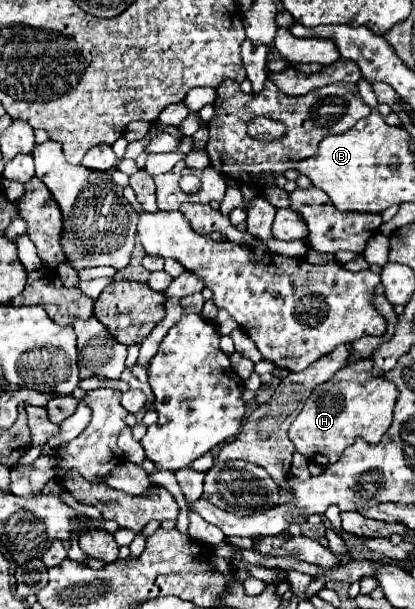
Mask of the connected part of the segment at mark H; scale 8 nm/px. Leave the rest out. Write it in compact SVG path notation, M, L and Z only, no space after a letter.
M360 359L354 365L346 365L334 373L330 381L318 385L306 399L302 413L292 421L288 435L296 445L296 451L302 453L310 463L336 463L342 451L352 445L352 439L362 437L366 443L374 445L388 431L398 389L388 379L374 377L370 369L370 359Z

